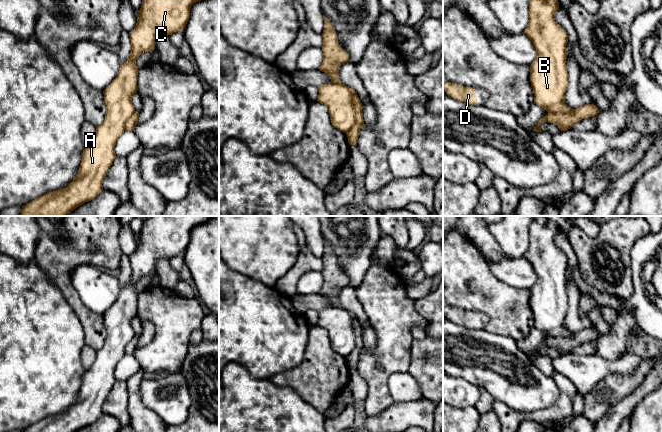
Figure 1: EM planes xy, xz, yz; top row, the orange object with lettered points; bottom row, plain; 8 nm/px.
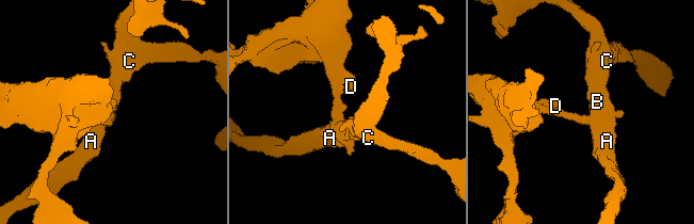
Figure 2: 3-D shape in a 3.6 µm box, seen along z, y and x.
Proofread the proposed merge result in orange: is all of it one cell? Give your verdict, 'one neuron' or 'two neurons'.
two neurons

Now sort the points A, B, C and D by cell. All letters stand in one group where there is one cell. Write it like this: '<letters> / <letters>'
A B C / D

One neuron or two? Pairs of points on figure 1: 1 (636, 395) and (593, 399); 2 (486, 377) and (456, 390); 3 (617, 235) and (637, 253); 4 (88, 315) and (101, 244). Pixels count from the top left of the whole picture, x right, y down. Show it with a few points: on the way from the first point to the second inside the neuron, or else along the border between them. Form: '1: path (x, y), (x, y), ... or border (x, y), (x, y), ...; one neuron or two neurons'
1: border (642, 380), (607, 411); two neurons
2: border (453, 376), (464, 378), (478, 387); two neurons
3: border (649, 232), (642, 236), (631, 249), (630, 271); two neurons
4: path (70, 295), (66, 288), (66, 268), (80, 254); one neuron

